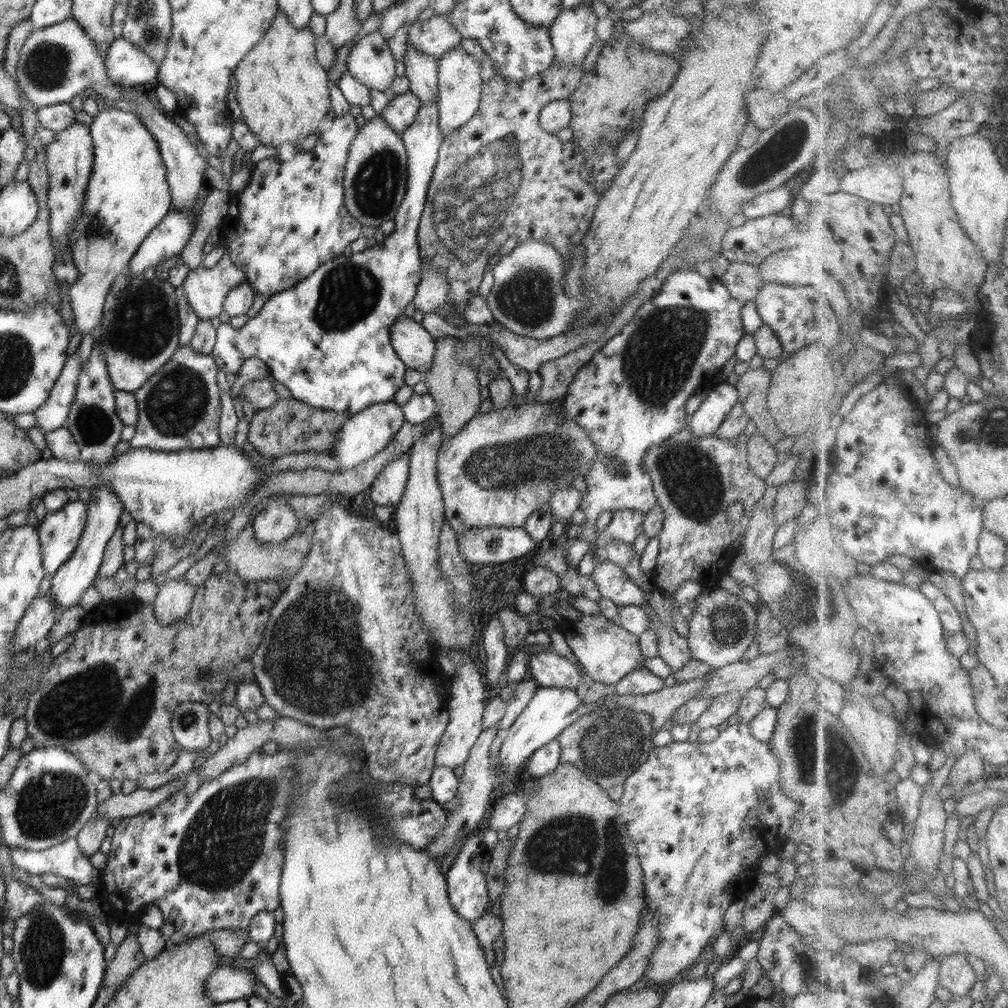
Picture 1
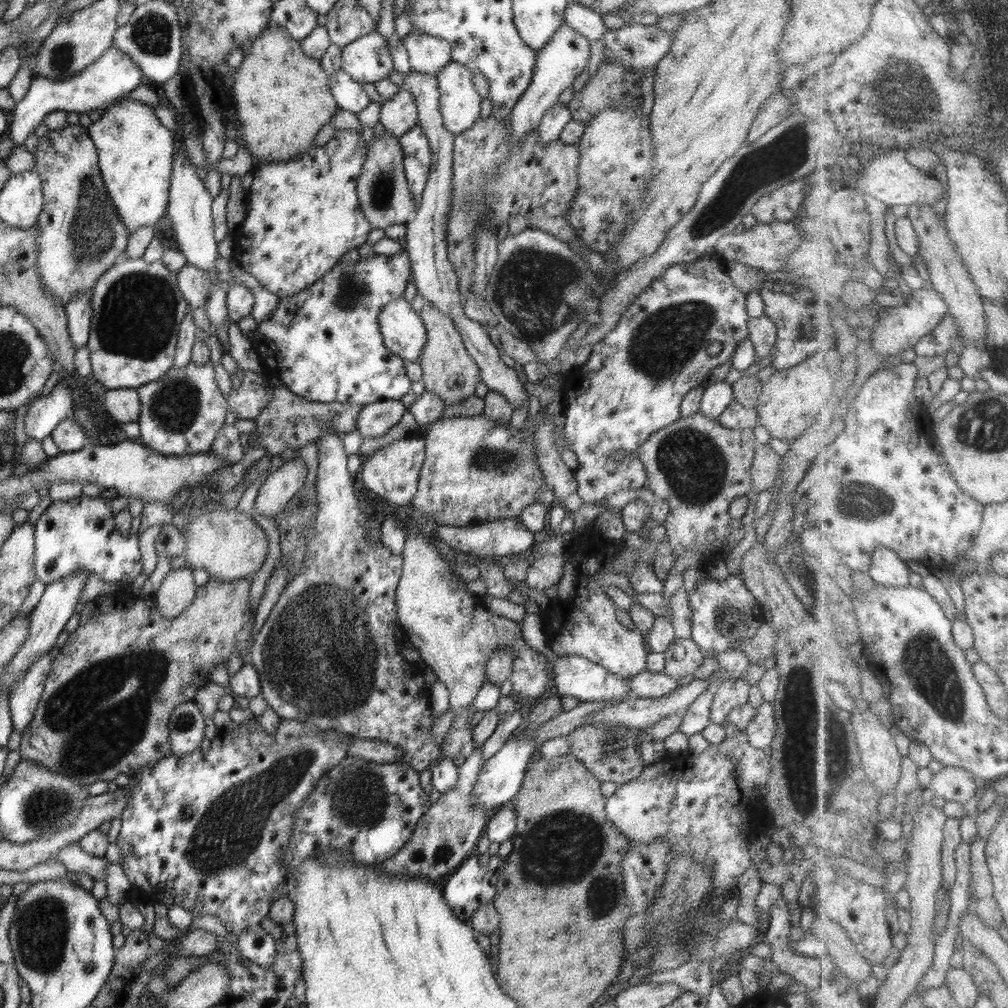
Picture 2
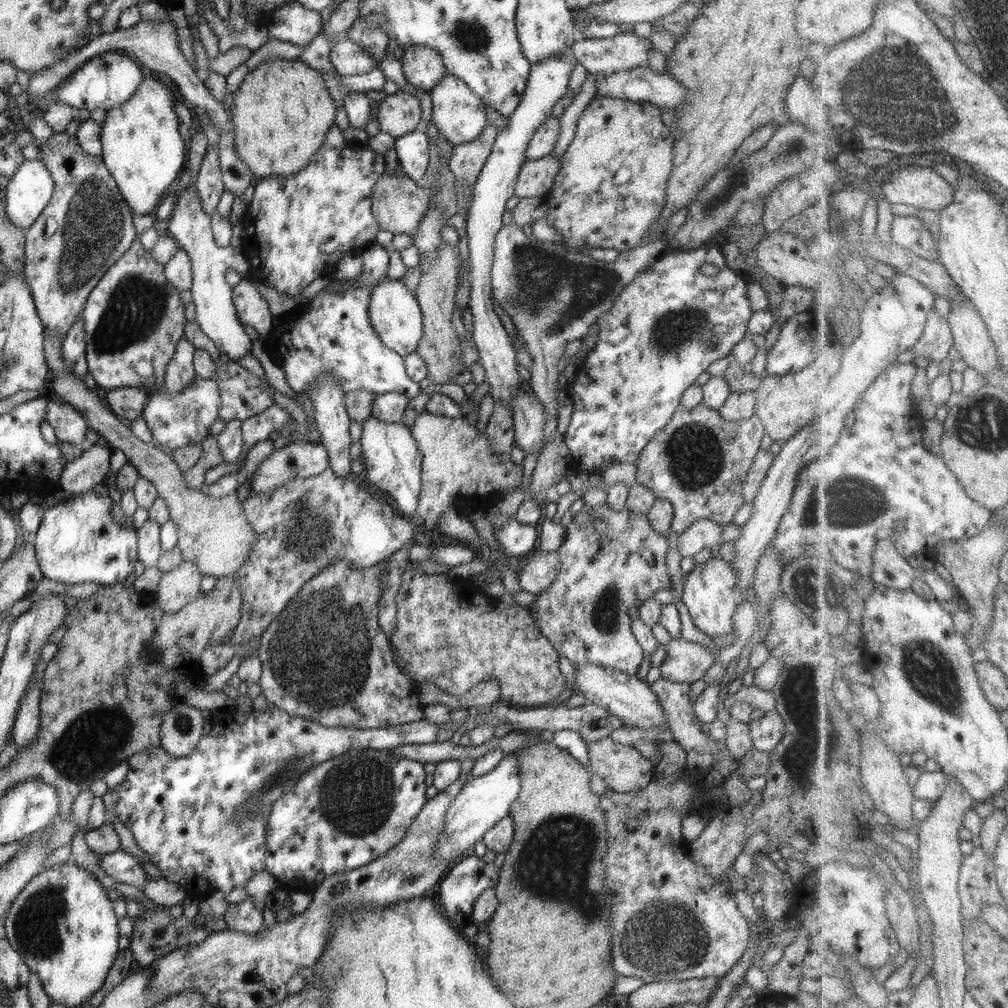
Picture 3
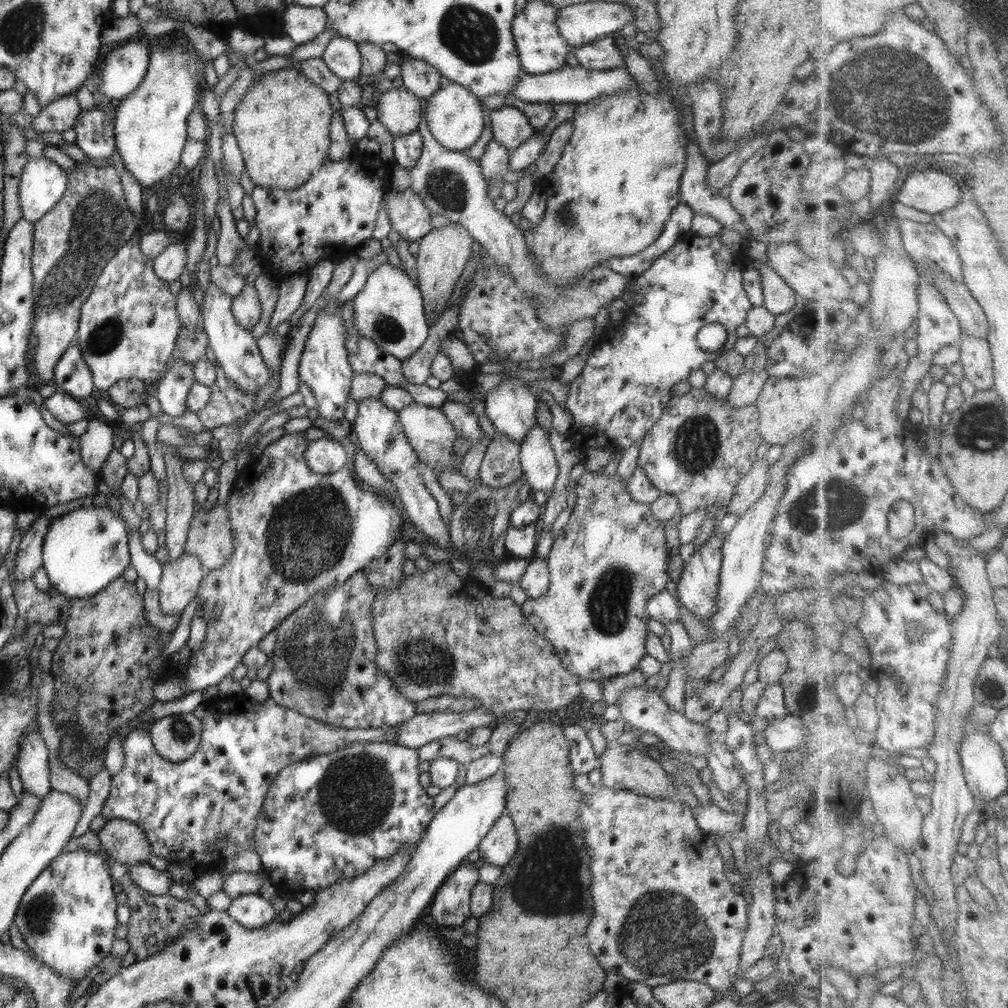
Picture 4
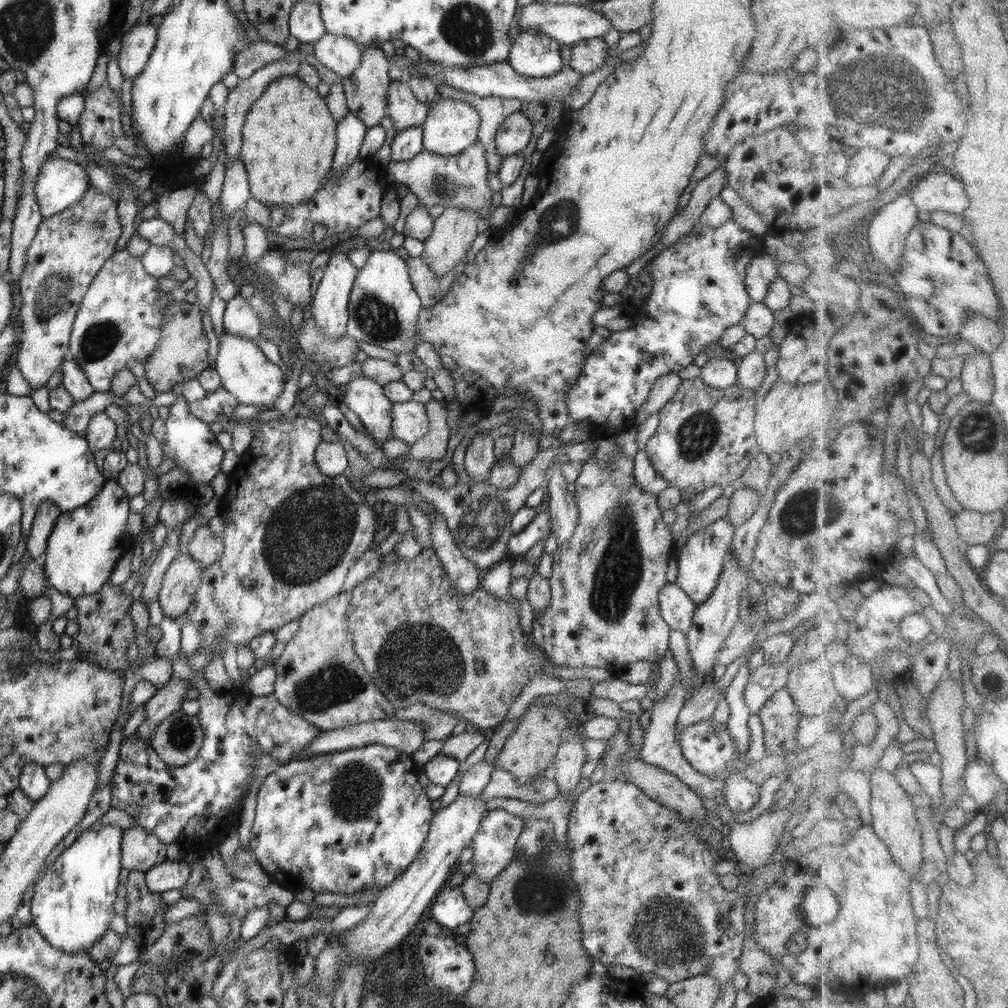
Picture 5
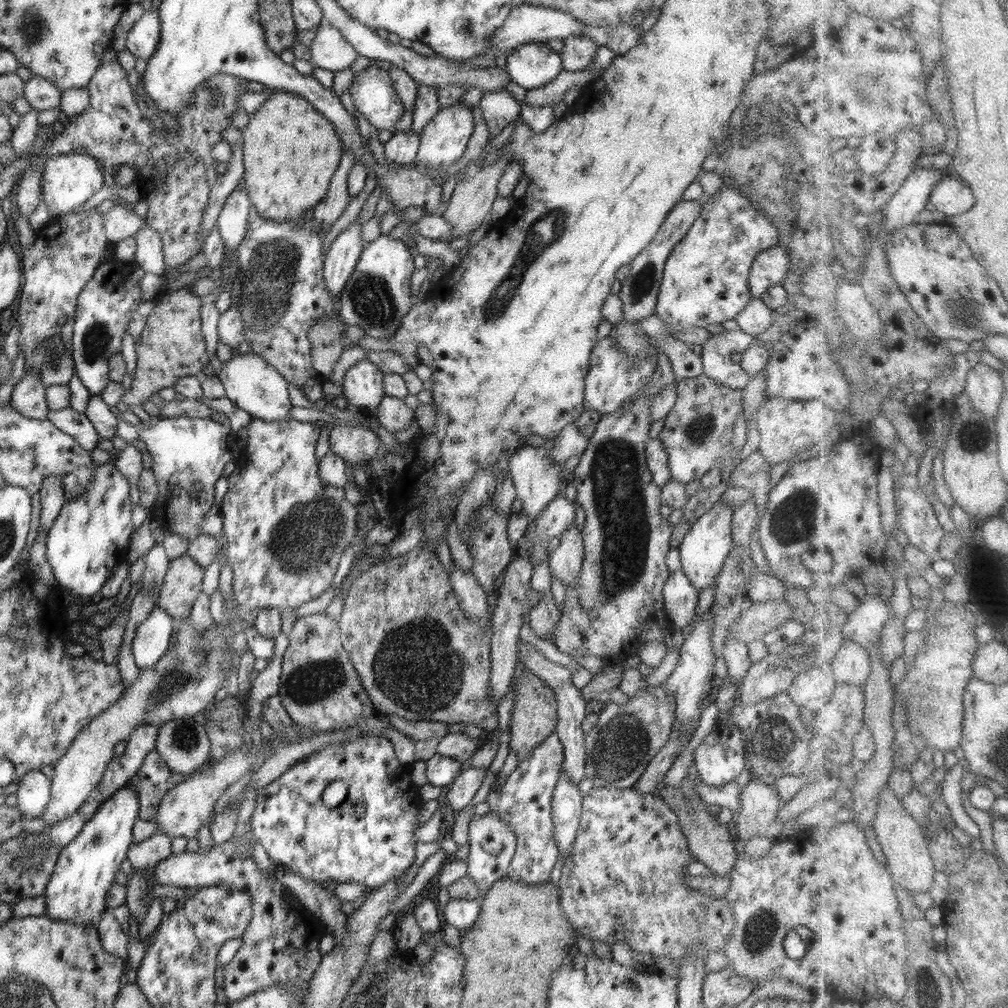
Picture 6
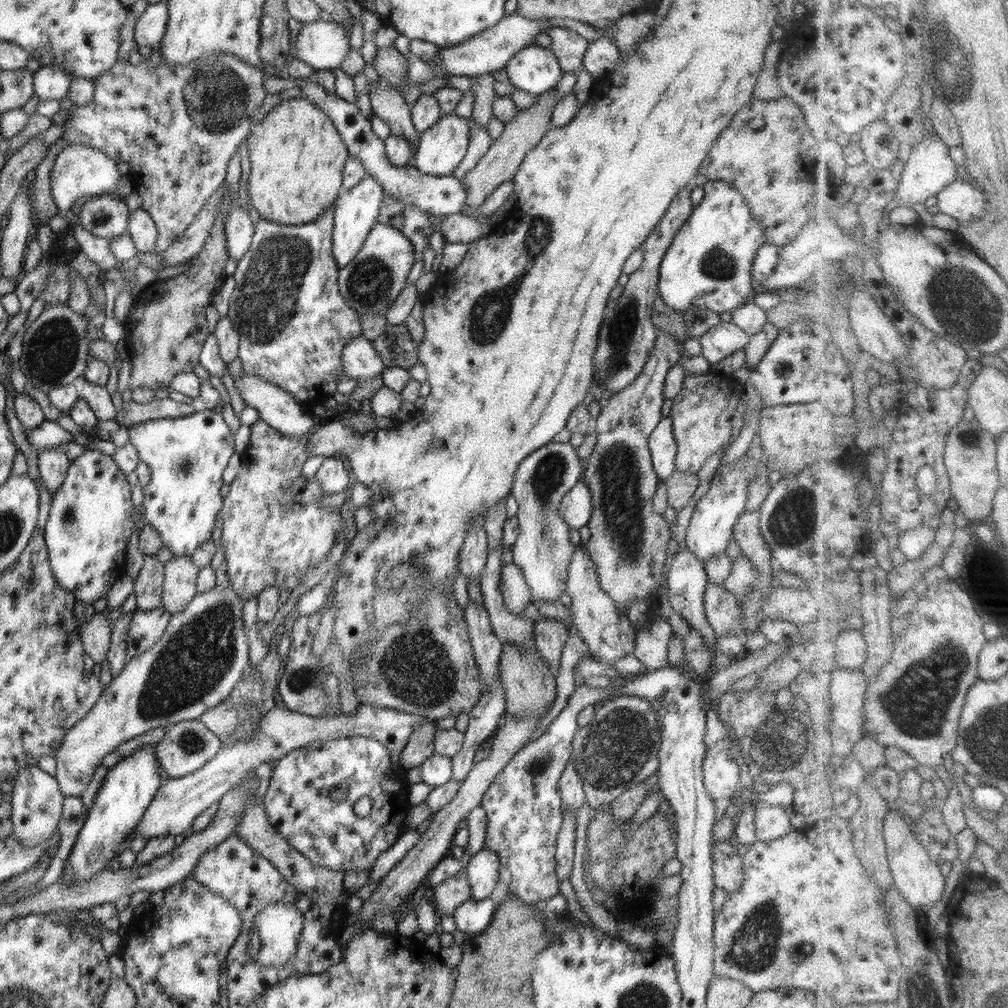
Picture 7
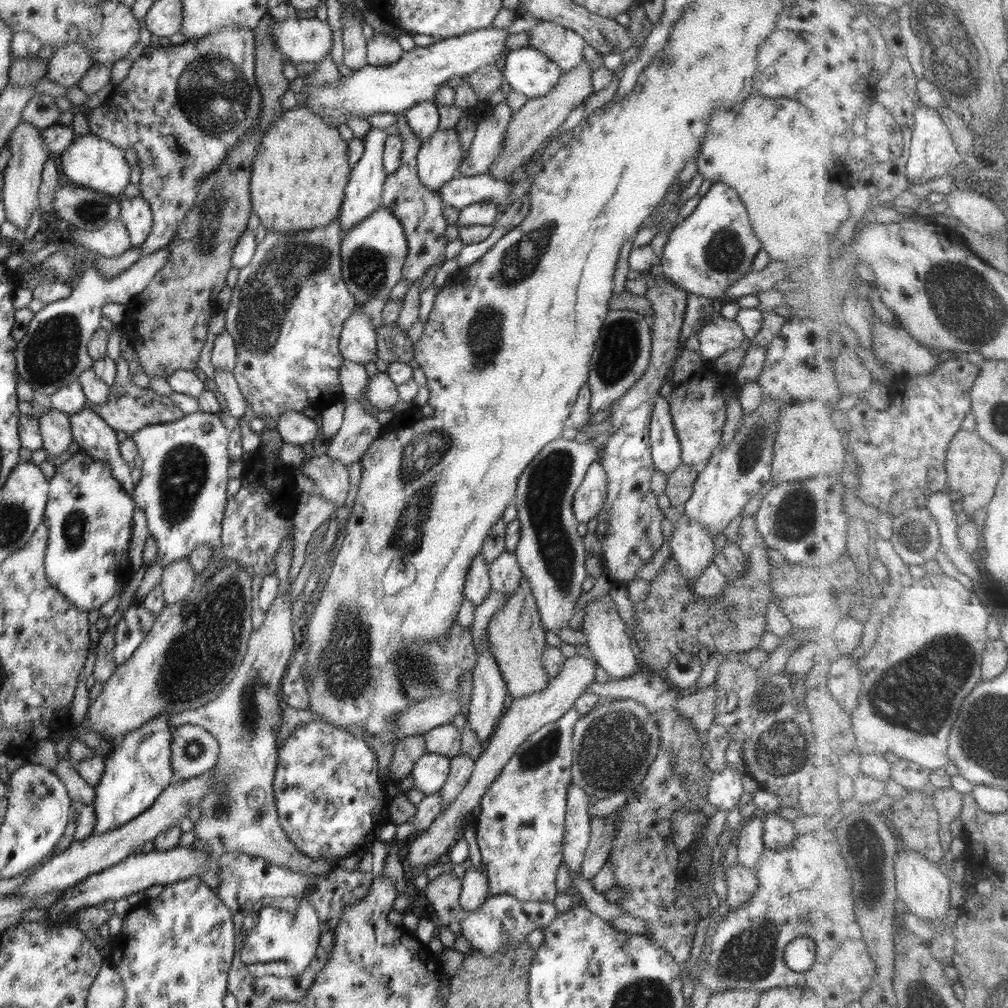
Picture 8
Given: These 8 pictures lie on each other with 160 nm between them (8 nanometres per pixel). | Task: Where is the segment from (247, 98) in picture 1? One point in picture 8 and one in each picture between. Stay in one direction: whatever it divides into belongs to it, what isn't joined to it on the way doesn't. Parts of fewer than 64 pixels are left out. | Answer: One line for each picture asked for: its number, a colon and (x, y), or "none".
2: (282, 97)
3: (281, 113)
4: (282, 124)
5: (289, 138)
6: (290, 151)
7: (297, 156)
8: (300, 171)

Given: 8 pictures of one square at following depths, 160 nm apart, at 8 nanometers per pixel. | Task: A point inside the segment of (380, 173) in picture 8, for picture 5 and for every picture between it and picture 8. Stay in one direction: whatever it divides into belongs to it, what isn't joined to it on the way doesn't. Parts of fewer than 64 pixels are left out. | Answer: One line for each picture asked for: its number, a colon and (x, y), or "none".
5: (330, 310)
6: (339, 263)
7: (356, 211)

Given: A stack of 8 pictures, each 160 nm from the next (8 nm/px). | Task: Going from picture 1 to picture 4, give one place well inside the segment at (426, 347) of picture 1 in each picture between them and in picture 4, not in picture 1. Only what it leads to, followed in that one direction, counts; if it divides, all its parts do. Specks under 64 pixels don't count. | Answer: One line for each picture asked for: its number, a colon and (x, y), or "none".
2: (403, 332)
3: (394, 312)
4: (389, 310)

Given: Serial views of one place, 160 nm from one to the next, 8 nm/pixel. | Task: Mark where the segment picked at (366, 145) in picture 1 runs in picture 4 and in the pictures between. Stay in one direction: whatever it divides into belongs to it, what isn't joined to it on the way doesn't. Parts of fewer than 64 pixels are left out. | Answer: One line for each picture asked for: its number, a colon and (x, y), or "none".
2: (383, 191)
3: (398, 204)
4: (409, 216)

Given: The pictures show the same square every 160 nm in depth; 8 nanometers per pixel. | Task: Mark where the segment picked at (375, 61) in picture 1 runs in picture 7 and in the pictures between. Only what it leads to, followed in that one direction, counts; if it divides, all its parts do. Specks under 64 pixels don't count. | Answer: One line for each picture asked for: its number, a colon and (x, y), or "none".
2: (367, 60)
3: (349, 59)
4: (342, 56)
5: (340, 54)
6: (329, 50)
7: (323, 45)

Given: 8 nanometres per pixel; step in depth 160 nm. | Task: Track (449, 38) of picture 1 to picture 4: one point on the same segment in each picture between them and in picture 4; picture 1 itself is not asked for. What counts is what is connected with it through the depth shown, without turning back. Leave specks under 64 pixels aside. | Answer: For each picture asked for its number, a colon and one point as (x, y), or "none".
2: (427, 55)
3: (423, 68)
4: (421, 79)

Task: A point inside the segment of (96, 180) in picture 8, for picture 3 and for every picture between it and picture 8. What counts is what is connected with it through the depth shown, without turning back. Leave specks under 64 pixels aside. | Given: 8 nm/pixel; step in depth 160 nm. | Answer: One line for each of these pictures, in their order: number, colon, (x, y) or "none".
3: (29, 190)
4: (43, 182)
5: (61, 183)
6: (68, 180)
7: (78, 171)

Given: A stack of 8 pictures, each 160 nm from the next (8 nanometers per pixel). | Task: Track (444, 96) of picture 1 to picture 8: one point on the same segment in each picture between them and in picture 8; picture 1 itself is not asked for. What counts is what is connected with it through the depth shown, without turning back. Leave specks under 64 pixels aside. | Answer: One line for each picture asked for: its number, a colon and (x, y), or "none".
2: (460, 103)
3: (459, 115)
4: (454, 115)
5: (451, 126)
6: (442, 142)
7: (441, 148)
8: (438, 158)

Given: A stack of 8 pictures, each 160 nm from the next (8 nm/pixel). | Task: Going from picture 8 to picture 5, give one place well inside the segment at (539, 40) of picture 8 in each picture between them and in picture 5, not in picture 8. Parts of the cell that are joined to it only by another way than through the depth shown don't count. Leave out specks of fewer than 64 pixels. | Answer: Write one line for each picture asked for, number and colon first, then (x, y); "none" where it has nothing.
5: (588, 56)
6: (578, 53)
7: (569, 48)

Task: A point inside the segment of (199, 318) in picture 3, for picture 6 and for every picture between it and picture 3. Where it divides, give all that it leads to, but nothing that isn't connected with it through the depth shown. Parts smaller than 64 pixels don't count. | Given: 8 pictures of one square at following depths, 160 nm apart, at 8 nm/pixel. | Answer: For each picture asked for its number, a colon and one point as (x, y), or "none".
4: (233, 348)
5: (244, 370)
6: (250, 382)

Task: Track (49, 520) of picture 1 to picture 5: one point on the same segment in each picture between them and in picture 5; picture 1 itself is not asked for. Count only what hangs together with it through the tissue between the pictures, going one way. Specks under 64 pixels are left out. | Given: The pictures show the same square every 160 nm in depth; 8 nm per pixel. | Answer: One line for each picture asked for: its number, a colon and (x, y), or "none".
2: (78, 535)
3: (78, 541)
4: (84, 551)
5: (86, 543)

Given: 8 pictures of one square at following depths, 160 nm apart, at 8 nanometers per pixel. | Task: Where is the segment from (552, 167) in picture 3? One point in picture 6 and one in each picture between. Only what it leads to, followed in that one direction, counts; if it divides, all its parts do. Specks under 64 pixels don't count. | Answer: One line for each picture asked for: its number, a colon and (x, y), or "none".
4: (494, 163)
5: (492, 111)
6: (499, 109)

